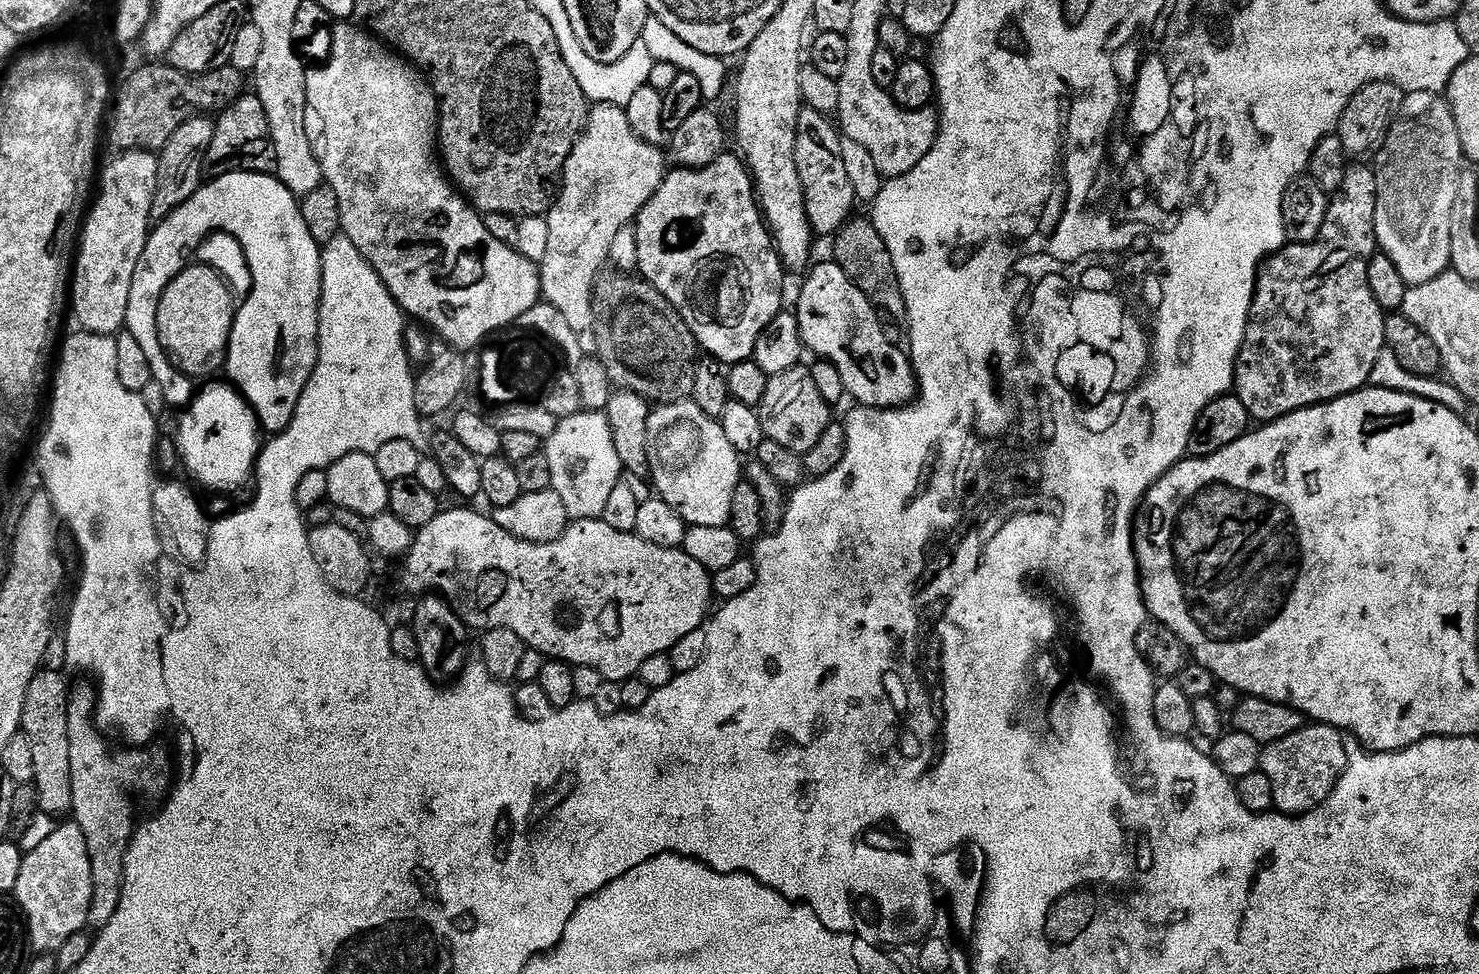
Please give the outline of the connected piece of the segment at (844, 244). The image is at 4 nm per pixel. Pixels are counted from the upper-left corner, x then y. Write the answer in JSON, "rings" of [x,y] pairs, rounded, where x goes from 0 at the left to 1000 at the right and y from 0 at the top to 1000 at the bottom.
{"rings":[[[577,224],[565,239],[565,252],[563,255],[562,266],[573,282],[586,302],[586,306],[596,321],[606,324],[611,320],[611,304],[609,301],[607,277],[604,277],[604,265],[602,265],[602,257],[599,257],[599,248],[596,248],[596,240],[590,231],[589,225]]]}

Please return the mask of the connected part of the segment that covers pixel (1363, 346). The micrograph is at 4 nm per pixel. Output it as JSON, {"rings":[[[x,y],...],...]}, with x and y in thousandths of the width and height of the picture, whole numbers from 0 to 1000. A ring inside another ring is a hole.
{"rings":[[[922,166],[912,171],[907,191],[900,202],[892,246],[885,251],[869,249],[858,263],[849,281],[849,297],[844,323],[844,338],[836,369],[834,405],[849,433],[865,431],[889,415],[899,415],[906,407],[919,402],[927,391],[929,372],[937,356],[936,317],[929,310],[925,289],[925,269],[930,262],[930,178]]]}

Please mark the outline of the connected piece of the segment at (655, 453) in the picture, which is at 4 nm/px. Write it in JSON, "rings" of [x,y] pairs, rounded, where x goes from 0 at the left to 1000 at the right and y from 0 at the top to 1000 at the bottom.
{"rings":[[[467,409],[456,411],[454,415],[442,418],[438,425],[437,447],[439,449],[438,475],[441,485],[443,508],[450,513],[466,540],[490,540],[495,532],[496,503],[502,496],[502,469],[494,458],[491,441],[488,441],[486,430],[471,416]]]}

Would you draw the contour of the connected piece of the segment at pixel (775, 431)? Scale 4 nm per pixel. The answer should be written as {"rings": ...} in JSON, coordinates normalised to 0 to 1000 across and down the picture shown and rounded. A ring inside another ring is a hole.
{"rings":[[[539,376],[521,387],[513,422],[517,449],[526,454],[526,458],[531,458],[531,462],[542,466],[552,456],[553,450],[558,446],[558,437],[564,431],[563,420],[558,409],[553,405],[553,396],[550,396],[549,380],[546,376]]]}

